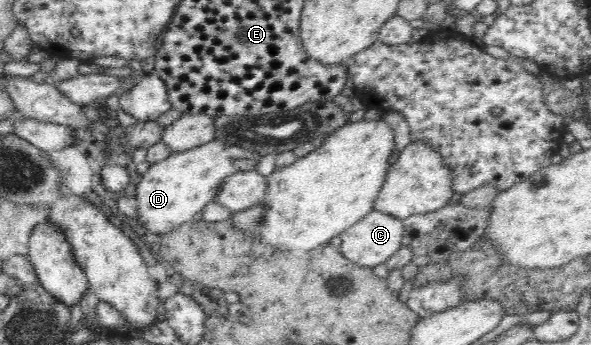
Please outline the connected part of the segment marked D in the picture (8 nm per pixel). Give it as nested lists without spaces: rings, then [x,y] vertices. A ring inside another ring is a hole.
[[[215,138],[191,150],[171,153],[161,162],[153,163],[136,184],[136,219],[151,234],[165,236],[173,232],[184,222],[193,221],[197,212],[214,201],[224,178],[239,171],[255,170],[261,156],[263,154]]]

